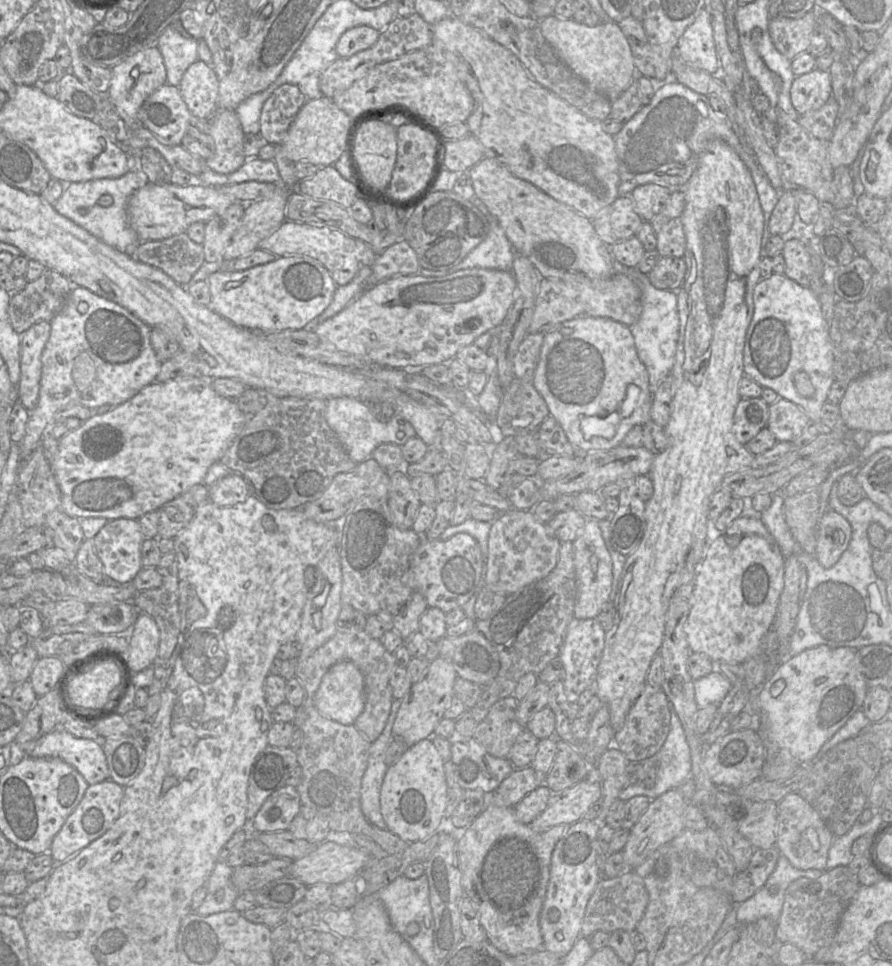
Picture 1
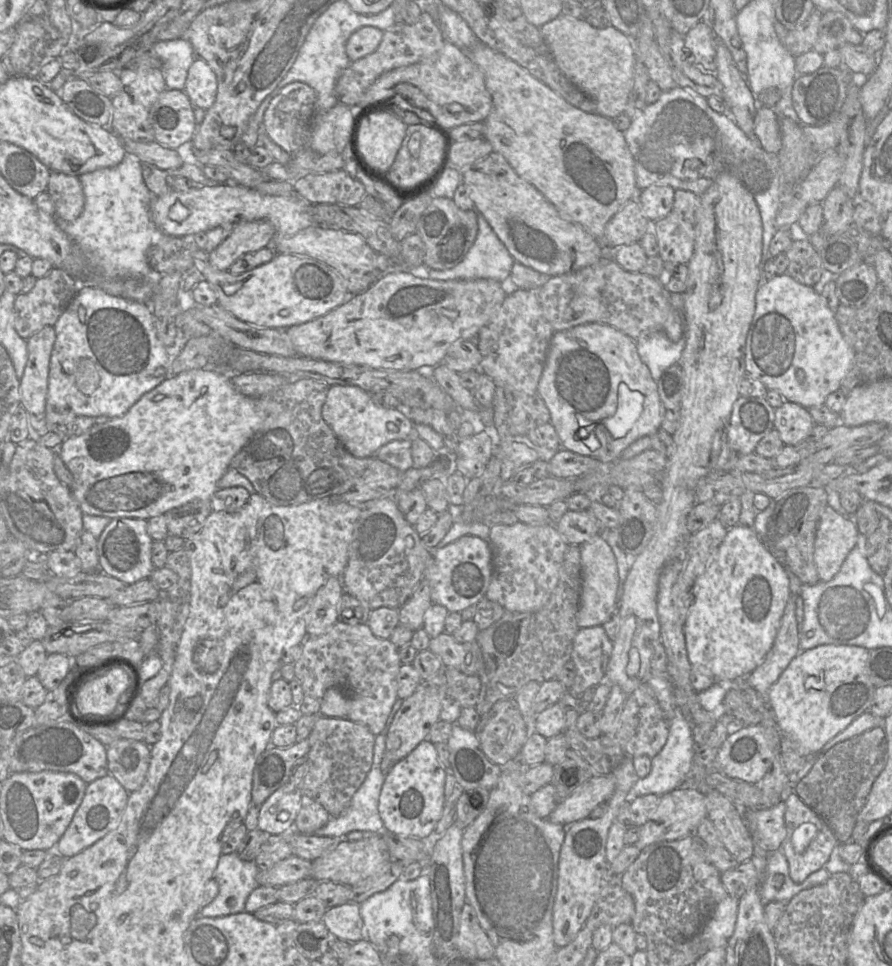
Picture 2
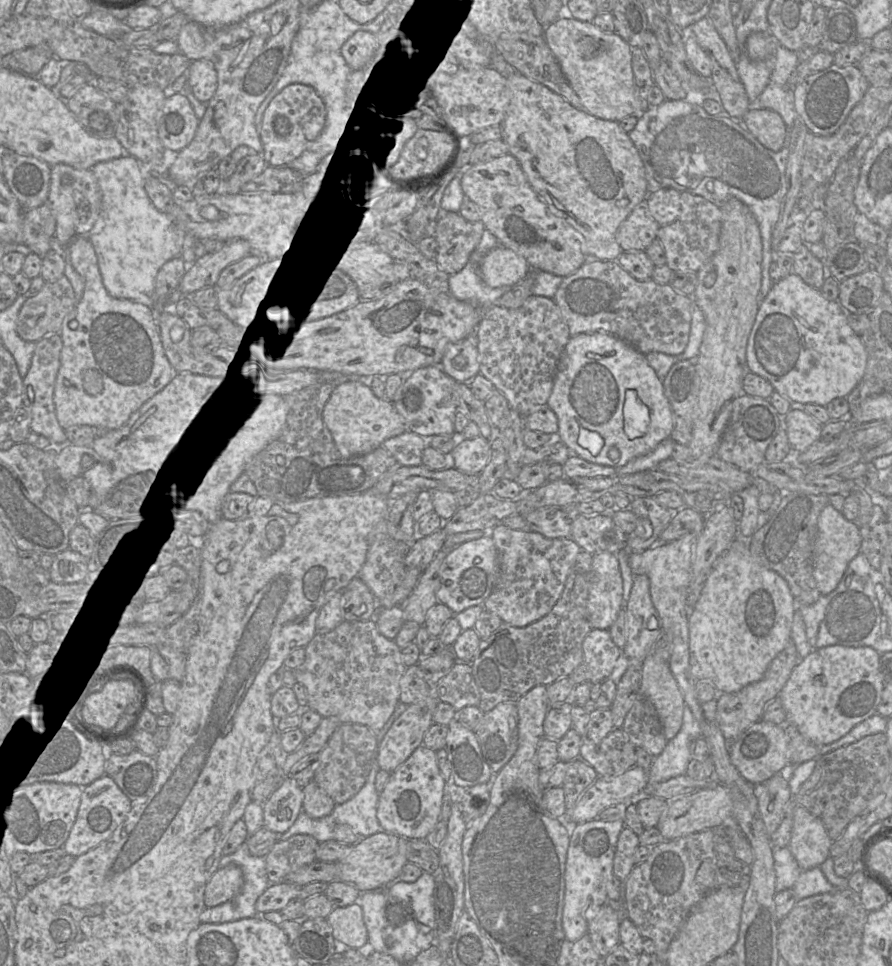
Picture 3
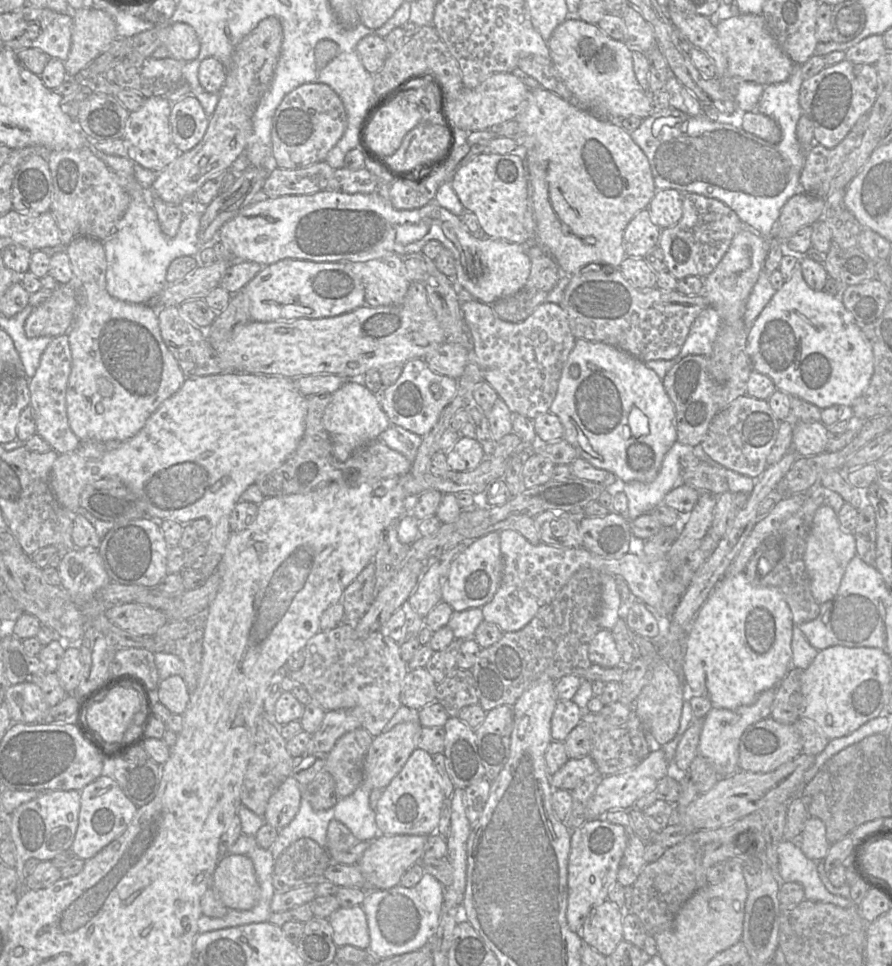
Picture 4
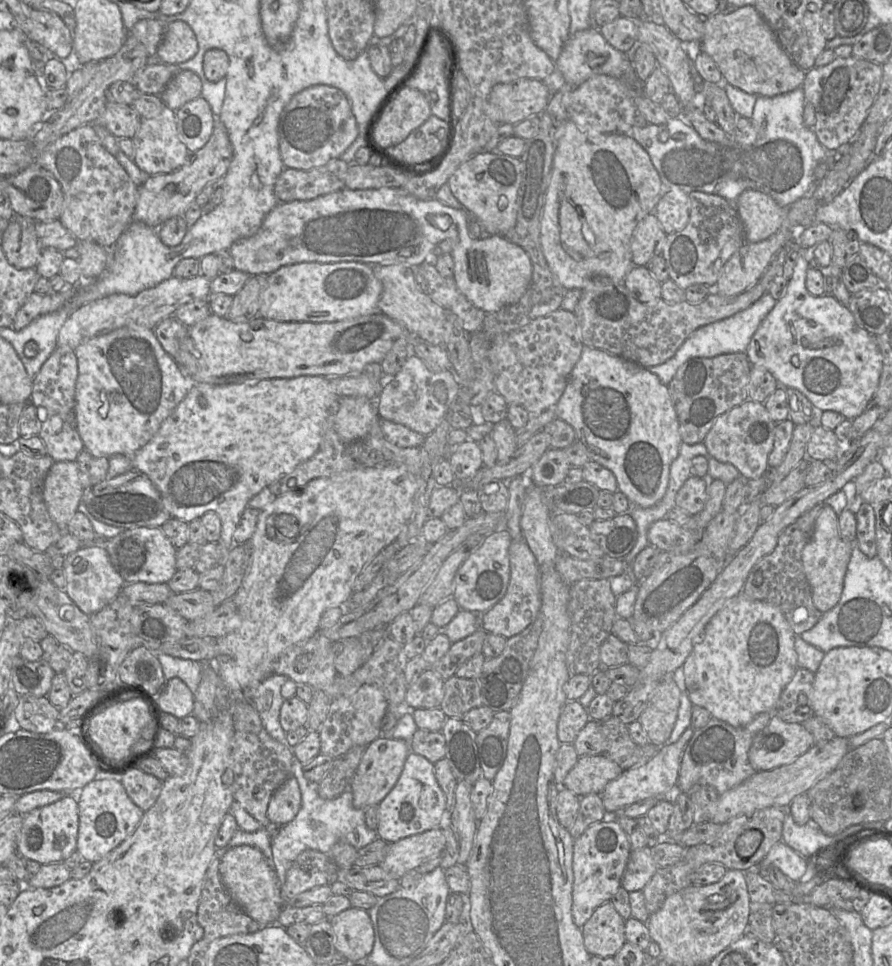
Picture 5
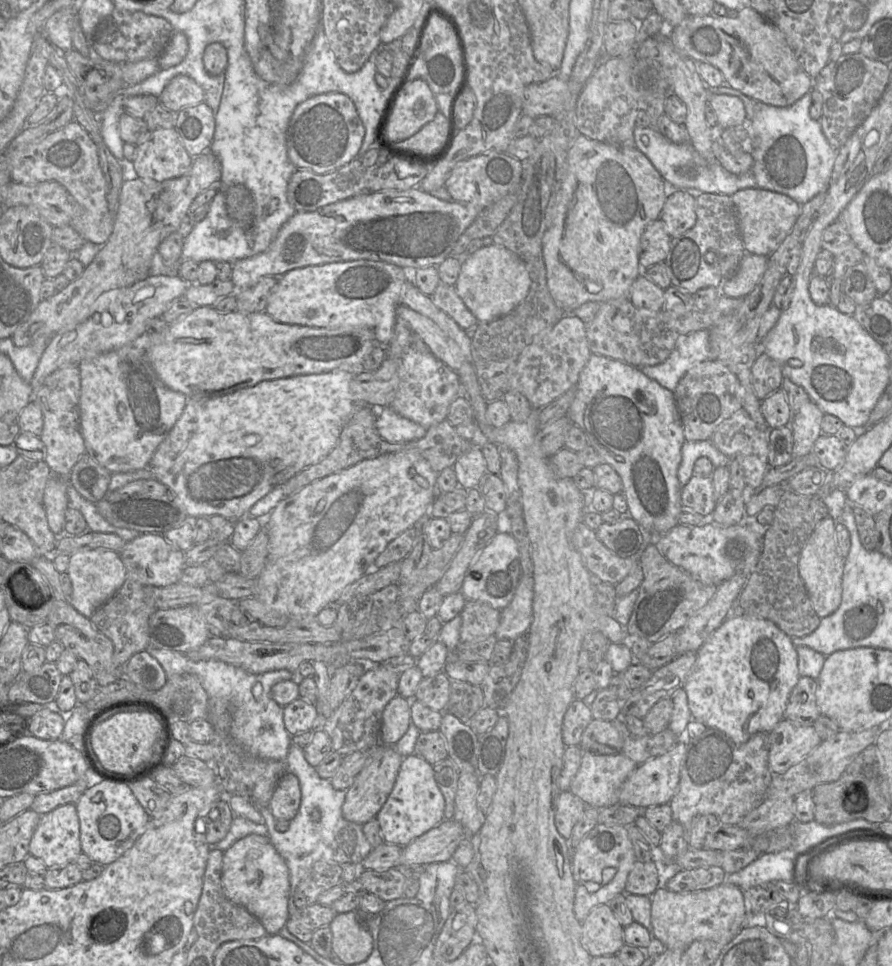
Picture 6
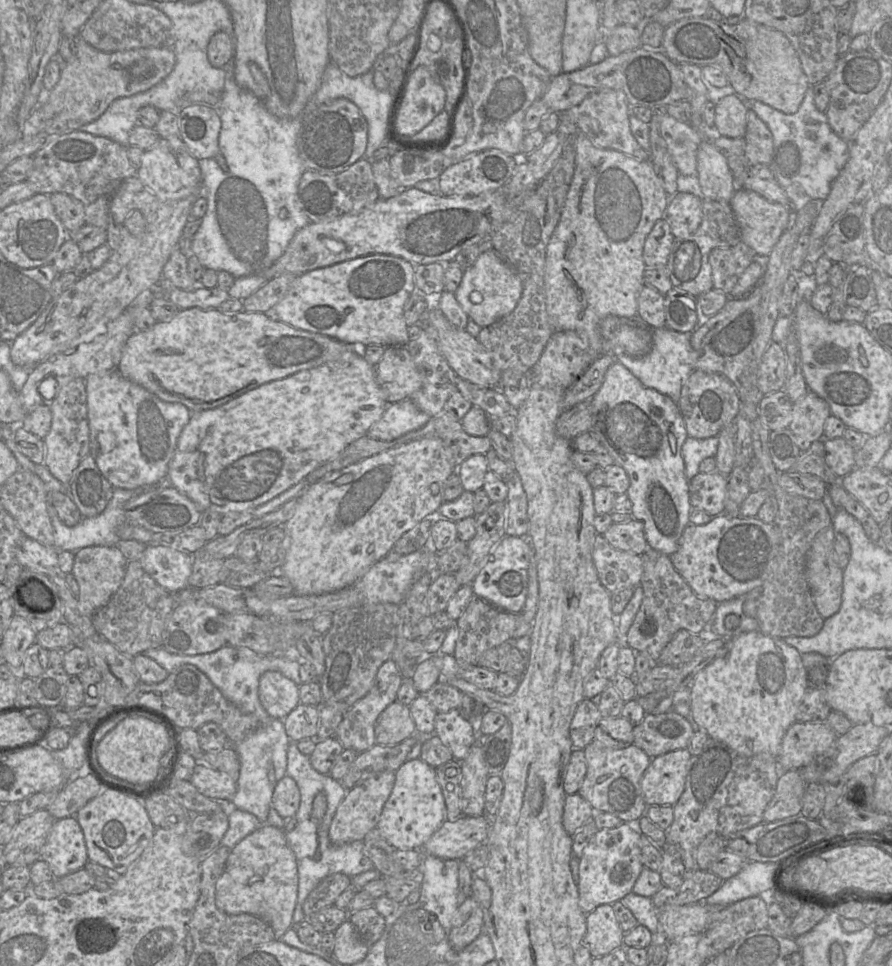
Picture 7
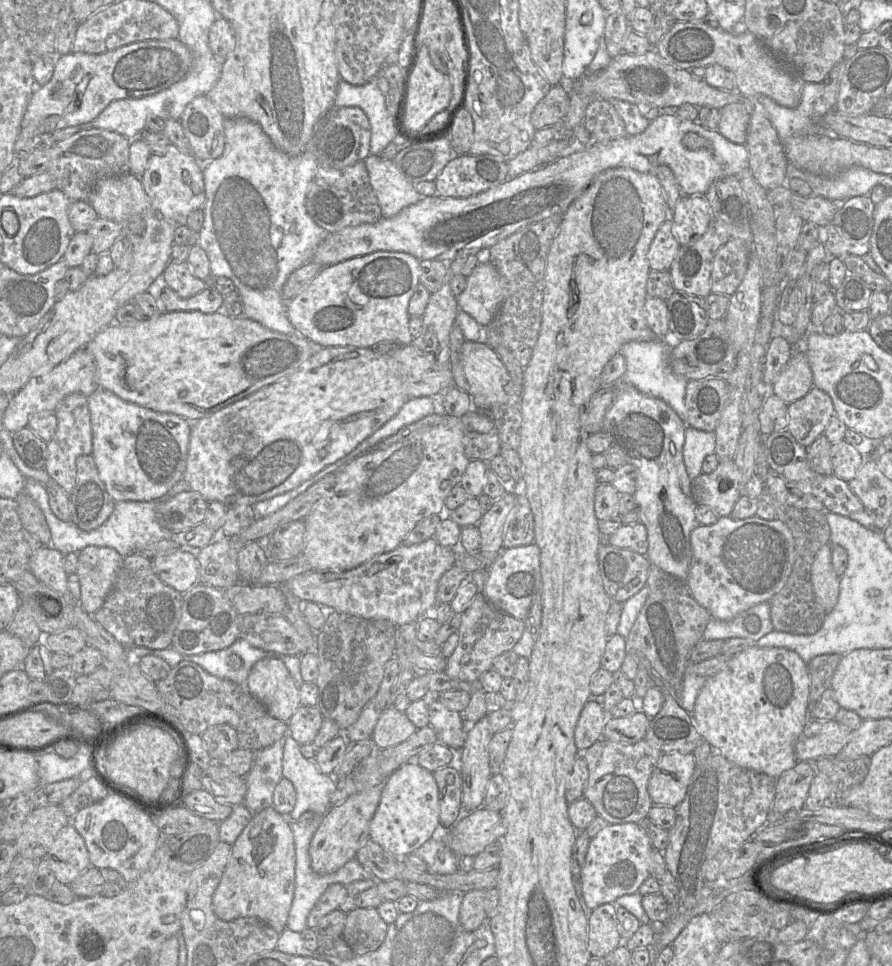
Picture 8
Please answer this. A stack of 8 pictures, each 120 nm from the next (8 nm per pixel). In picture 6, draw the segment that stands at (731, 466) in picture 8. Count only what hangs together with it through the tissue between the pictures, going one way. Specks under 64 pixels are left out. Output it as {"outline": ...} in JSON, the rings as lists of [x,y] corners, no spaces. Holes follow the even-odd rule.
{"outline":[[[693,475],[681,489],[681,505],[684,509],[708,519],[717,505],[714,499],[712,477]]]}

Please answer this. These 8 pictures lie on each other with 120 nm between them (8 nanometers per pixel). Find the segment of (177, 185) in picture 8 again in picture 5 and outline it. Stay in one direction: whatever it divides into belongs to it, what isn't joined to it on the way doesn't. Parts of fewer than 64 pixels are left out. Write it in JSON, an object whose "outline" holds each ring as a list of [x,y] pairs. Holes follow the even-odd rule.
{"outline":[[[166,106],[158,116],[140,119],[140,126],[131,140],[134,148],[133,162],[149,176],[168,174],[179,169],[187,162],[190,154],[179,139],[175,111]]]}

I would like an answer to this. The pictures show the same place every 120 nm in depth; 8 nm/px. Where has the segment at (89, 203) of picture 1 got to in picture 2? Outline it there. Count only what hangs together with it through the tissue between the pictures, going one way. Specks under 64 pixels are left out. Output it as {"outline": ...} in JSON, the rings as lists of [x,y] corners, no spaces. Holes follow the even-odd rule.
{"outline":[[[125,154],[124,159],[122,162],[114,167],[110,168],[104,168],[104,169],[98,169],[93,172],[89,172],[86,174],[83,174],[81,176],[78,176],[82,189],[84,192],[85,197],[85,203],[84,203],[84,209],[80,216],[71,222],[65,221],[61,218],[56,217],[57,225],[61,230],[63,230],[68,237],[73,242],[74,246],[77,248],[77,250],[81,253],[83,258],[88,263],[88,268],[90,269],[90,274],[95,277],[105,278],[105,279],[137,279],[141,281],[153,281],[155,283],[158,281],[159,275],[163,275],[160,273],[156,273],[149,265],[146,257],[146,252],[149,249],[149,247],[152,244],[157,243],[163,236],[168,236],[162,233],[154,224],[152,218],[151,218],[151,203],[153,201],[153,195],[146,187],[143,176],[142,176],[142,167],[141,167],[141,161],[139,158],[133,154]]]}

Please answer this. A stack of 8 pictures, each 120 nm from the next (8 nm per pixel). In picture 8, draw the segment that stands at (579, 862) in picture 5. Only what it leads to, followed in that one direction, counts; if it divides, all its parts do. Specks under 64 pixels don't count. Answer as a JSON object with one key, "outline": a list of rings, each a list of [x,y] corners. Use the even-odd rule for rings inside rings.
{"outline":[[[637,823],[609,824],[590,840],[585,863],[580,873],[581,892],[590,910],[599,905],[614,903],[618,897],[638,892],[641,884],[650,876],[650,854],[653,847],[648,835]]]}

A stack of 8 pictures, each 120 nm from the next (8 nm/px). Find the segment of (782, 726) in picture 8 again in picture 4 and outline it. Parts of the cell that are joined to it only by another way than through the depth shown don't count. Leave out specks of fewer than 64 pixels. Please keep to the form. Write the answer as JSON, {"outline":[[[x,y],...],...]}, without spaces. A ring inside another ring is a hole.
{"outline":[[[740,572],[722,577],[691,622],[685,639],[683,679],[697,697],[707,697],[713,706],[735,709],[753,704],[759,695],[777,687],[792,668],[792,614],[781,591],[774,586],[754,586]]]}

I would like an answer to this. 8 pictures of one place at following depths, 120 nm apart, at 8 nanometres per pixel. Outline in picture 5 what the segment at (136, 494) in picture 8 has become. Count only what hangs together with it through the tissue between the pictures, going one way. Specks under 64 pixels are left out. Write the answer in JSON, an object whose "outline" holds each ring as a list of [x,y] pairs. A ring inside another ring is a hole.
{"outline":[[[129,325],[82,342],[75,350],[78,377],[75,389],[77,431],[84,448],[96,457],[133,456],[159,430],[162,422],[185,398],[190,382],[174,359],[163,349],[154,329]]]}

